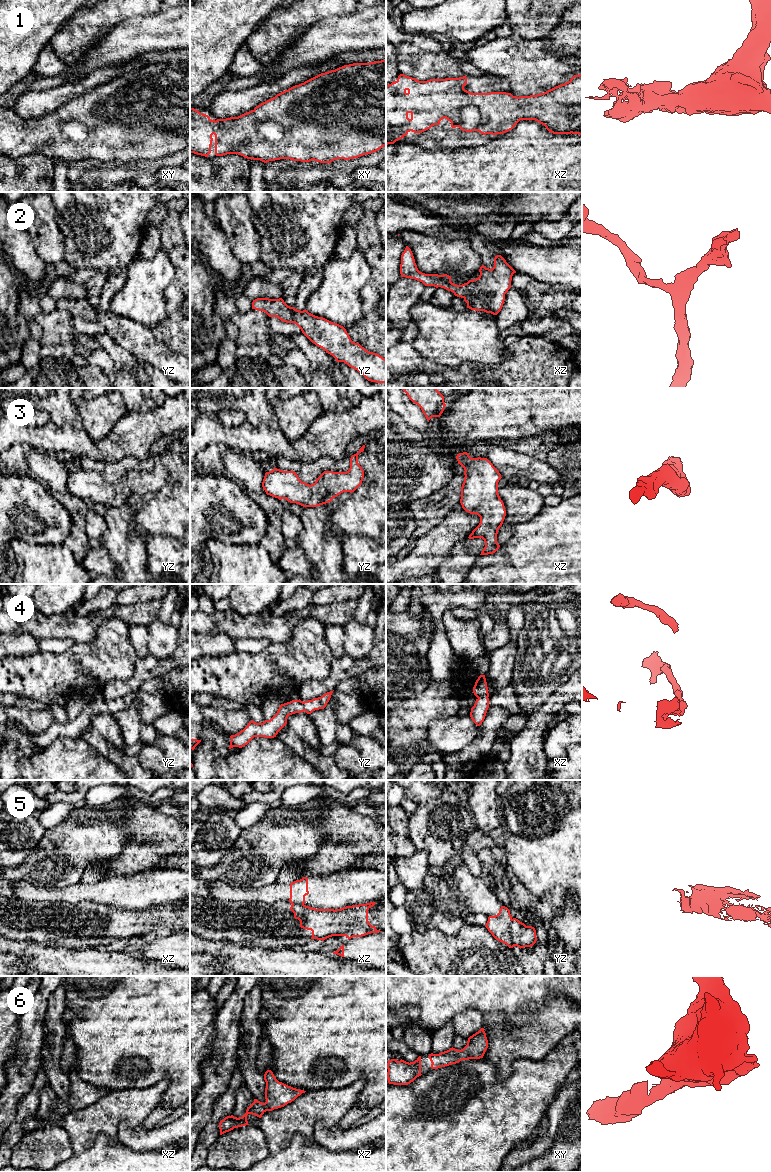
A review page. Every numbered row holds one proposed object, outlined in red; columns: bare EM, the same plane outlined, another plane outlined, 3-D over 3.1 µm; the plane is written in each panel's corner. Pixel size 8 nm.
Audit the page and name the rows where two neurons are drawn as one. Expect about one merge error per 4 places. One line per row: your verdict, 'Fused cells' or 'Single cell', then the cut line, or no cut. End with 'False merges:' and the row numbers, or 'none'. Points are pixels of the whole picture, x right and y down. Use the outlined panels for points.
1: Single cell. No split
2: Single cell. No split
3: Single cell. No split
4: Single cell. No split
5: Fused cells. Split along yz (511, 919), (509, 934), (513, 946)
6: Single cell. No split
False merges: 5

